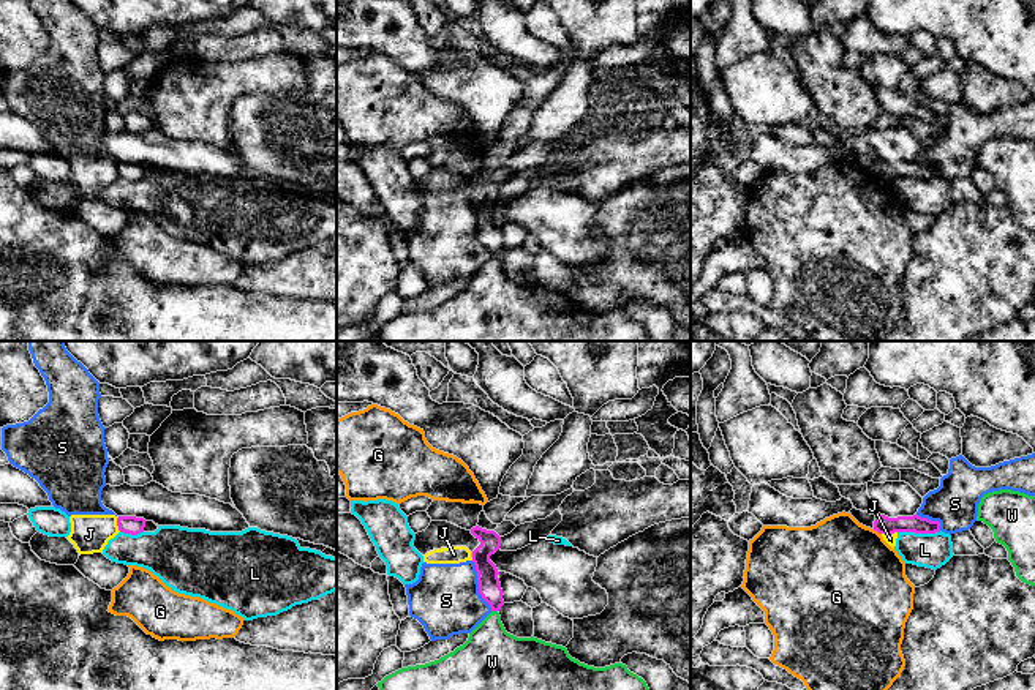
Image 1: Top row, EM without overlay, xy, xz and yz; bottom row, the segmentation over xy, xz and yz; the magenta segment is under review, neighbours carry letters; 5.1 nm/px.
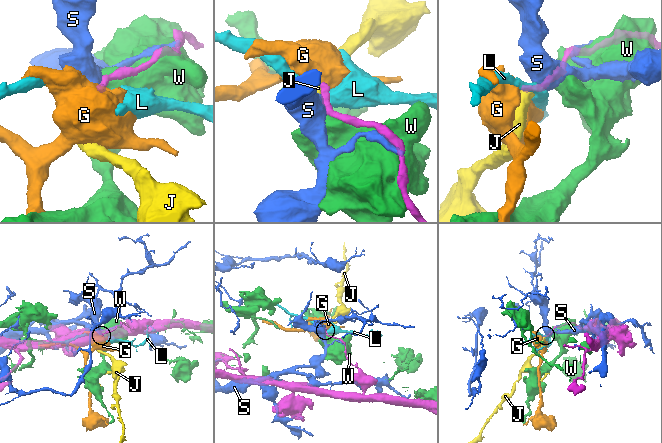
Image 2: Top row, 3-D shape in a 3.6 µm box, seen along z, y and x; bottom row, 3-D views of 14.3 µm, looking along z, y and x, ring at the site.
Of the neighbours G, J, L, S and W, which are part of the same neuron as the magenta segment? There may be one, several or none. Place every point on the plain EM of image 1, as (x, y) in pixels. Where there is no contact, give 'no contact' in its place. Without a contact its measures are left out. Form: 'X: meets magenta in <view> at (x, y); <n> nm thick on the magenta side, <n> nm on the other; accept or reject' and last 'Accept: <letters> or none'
G: meets magenta in yz at (877, 177); 90 nm thick on the magenta side, 480 nm on the other; reject
J: meets magenta in xy at (117, 171); 100 nm thick on the magenta side, 190 nm on the other; reject
L: meets magenta in yz at (918, 179); 90 nm thick on the magenta side, 180 nm on the other; reject
S: meets magenta in xz at (479, 232); 110 nm thick on the magenta side, 340 nm on the other; reject
W: meets magenta in xz at (495, 256); 110 nm thick on the magenta side, 320 nm on the other; reject
Accept: none

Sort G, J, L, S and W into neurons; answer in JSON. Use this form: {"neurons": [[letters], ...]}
{"neurons": [["G"], ["J", "S"], ["L"], ["W"]]}

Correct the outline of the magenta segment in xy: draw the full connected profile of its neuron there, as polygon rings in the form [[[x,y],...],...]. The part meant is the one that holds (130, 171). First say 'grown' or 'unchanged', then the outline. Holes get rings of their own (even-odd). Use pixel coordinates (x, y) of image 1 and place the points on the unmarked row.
unchanged; [[[119,163],[117,172],[120,178],[137,182],[144,178],[145,166],[136,163]]]

